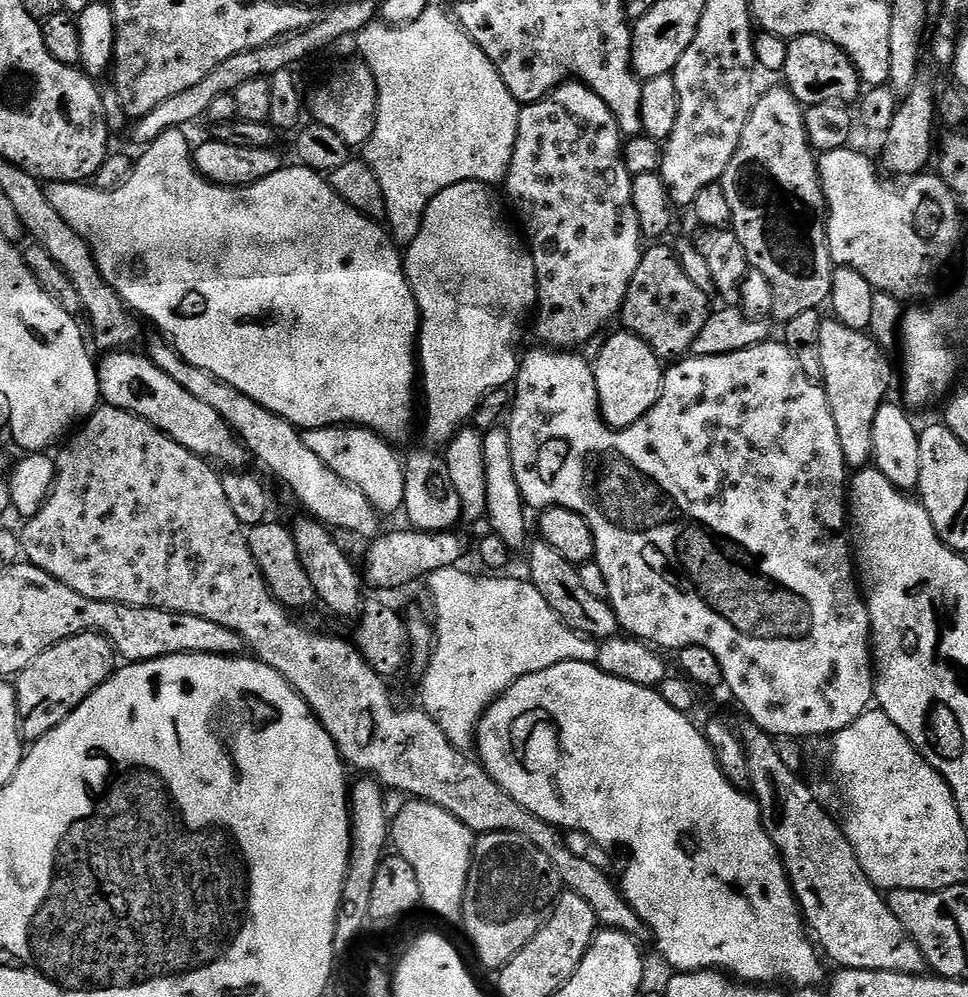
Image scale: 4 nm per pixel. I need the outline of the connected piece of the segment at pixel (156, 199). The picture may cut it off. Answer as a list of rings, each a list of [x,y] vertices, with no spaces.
[[[183,131],[167,132],[162,134],[155,140],[153,144],[147,145],[143,149],[144,157],[135,161],[132,176],[122,186],[118,186],[109,192],[103,192],[102,189],[89,186],[84,182],[75,180],[53,180],[45,187],[44,193],[46,198],[50,198],[50,206],[54,206],[58,210],[58,214],[69,224],[70,230],[78,232],[84,241],[90,246],[93,258],[96,259],[98,270],[102,274],[102,278],[106,278],[106,282],[113,290],[119,294],[125,304],[137,317],[149,320],[153,324],[155,331],[163,336],[173,348],[176,349],[178,355],[195,368],[204,368],[210,374],[214,374],[214,378],[218,378],[222,382],[226,382],[234,390],[238,390],[242,394],[246,394],[246,398],[250,398],[254,402],[258,402],[258,406],[262,406],[267,412],[273,412],[276,416],[281,416],[286,422],[290,422],[298,429],[307,430],[309,428],[331,428],[333,426],[359,426],[369,428],[370,431],[376,432],[377,435],[383,437],[389,442],[397,442],[396,440],[404,440],[408,436],[408,431],[412,428],[412,403],[418,400],[418,337],[420,334],[420,311],[418,310],[418,302],[414,298],[412,288],[408,285],[408,275],[404,272],[404,262],[402,259],[401,249],[396,245],[387,231],[382,232],[377,221],[368,219],[356,209],[347,207],[344,200],[336,193],[330,190],[329,181],[325,179],[321,173],[312,172],[303,166],[295,166],[296,168],[281,167],[280,171],[275,172],[270,178],[262,178],[253,184],[245,184],[242,188],[226,188],[222,184],[213,184],[206,176],[201,176],[200,171],[194,163],[194,148],[184,137]]]

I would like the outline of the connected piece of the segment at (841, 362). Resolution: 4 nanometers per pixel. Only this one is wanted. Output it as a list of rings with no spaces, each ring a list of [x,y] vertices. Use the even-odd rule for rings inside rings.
[[[835,318],[821,319],[818,342],[822,350],[822,387],[830,414],[834,414],[834,426],[838,426],[844,462],[852,470],[869,467],[874,450],[874,414],[889,399],[888,387],[892,384],[889,353],[867,331],[850,329]]]

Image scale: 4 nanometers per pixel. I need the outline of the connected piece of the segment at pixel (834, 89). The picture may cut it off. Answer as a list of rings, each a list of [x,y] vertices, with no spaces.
[[[797,36],[787,41],[786,62],[782,71],[783,83],[801,105],[851,105],[861,95],[862,81],[850,58],[834,42],[820,36]]]

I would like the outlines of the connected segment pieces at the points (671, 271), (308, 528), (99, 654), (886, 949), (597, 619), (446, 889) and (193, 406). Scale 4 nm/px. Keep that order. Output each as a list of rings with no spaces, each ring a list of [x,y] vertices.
[[[652,246],[649,252],[647,249],[641,255],[638,270],[634,270],[630,290],[624,299],[622,320],[624,316],[623,327],[635,336],[642,337],[661,361],[676,362],[691,353],[694,338],[698,338],[698,330],[702,330],[709,318],[710,296],[690,282],[671,247],[660,247],[664,246]]]
[[[303,518],[304,520],[291,521],[294,546],[298,546],[298,558],[302,558],[302,566],[306,566],[306,575],[316,591],[316,599],[325,604],[336,616],[344,620],[355,621],[364,610],[366,597],[364,597],[365,583],[361,573],[348,561],[346,553],[340,549],[337,537],[318,520]]]
[[[98,632],[71,636],[38,654],[38,658],[34,658],[34,662],[30,662],[30,666],[26,666],[26,670],[22,670],[14,680],[18,694],[20,732],[25,741],[41,740],[46,733],[57,728],[87,696],[106,683],[117,668],[115,648]]]
[[[748,722],[742,728],[742,739],[744,749],[746,750],[746,762],[748,763],[748,782],[750,785],[751,795],[756,797],[760,813],[762,814],[762,822],[766,826],[766,830],[770,834],[770,838],[774,842],[774,846],[780,852],[780,860],[784,864],[784,869],[788,875],[788,880],[792,883],[792,893],[796,895],[796,900],[800,903],[800,910],[804,914],[804,923],[810,929],[811,935],[814,937],[815,943],[822,949],[823,955],[836,963],[840,968],[853,968],[854,970],[870,970],[871,972],[897,972],[898,974],[906,974],[908,976],[919,976],[925,971],[924,955],[922,950],[918,950],[915,942],[906,934],[906,930],[902,926],[902,922],[898,922],[898,918],[894,918],[894,914],[890,910],[887,899],[882,895],[881,889],[870,882],[870,878],[866,878],[866,874],[862,870],[862,866],[856,861],[854,850],[850,846],[850,842],[844,837],[844,829],[838,823],[837,817],[832,812],[823,808],[814,800],[814,795],[807,783],[799,780],[798,772],[786,766],[782,762],[782,757],[778,754],[776,746],[777,741],[769,732],[763,732],[758,725]]]
[[[539,538],[531,541],[527,554],[529,572],[527,575],[530,577],[530,582],[536,587],[538,594],[542,594],[542,598],[546,598],[546,602],[550,602],[552,609],[573,630],[597,642],[609,640],[610,637],[617,635],[618,625],[611,604],[607,599],[589,594],[582,587],[582,578],[577,565],[562,558],[562,554],[558,554],[558,550],[554,550],[554,546],[550,546],[545,540]]]
[[[409,799],[400,808],[400,813],[390,820],[390,840],[395,851],[418,874],[418,890],[423,907],[429,908],[444,920],[461,919],[460,911],[464,905],[466,882],[472,865],[472,850],[477,837],[454,814],[442,810],[442,806],[431,804],[428,800]]]
[[[130,350],[110,352],[103,357],[104,361],[99,361],[96,373],[103,403],[107,407],[142,417],[150,426],[178,442],[178,446],[186,446],[186,450],[195,456],[202,456],[221,469],[247,469],[244,467],[250,464],[250,453],[236,439],[226,421],[217,412],[210,410],[210,406],[198,402],[190,390],[182,390],[182,386],[178,386],[170,374],[158,370],[158,366],[154,366],[147,355],[133,354]]]

